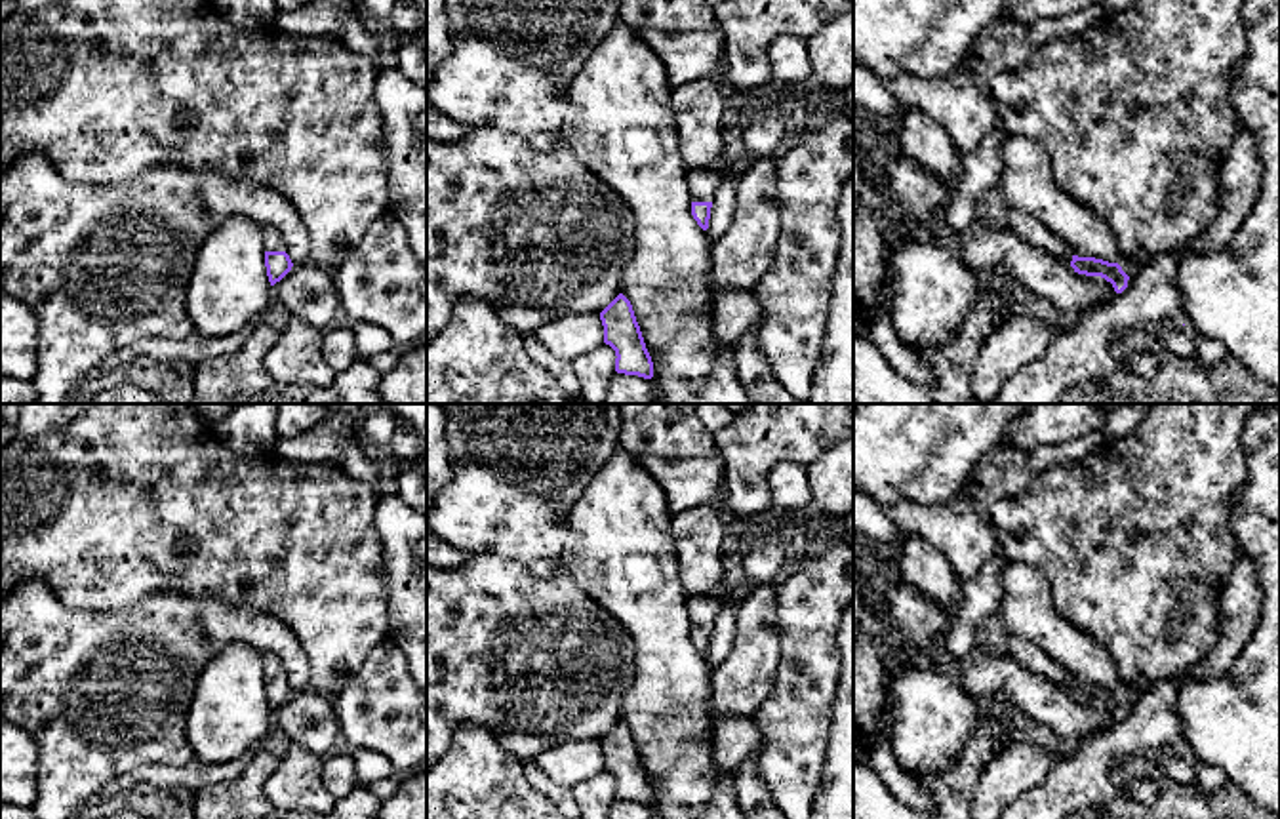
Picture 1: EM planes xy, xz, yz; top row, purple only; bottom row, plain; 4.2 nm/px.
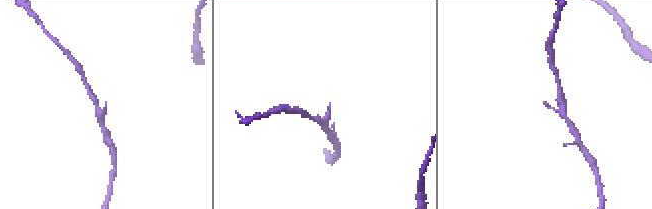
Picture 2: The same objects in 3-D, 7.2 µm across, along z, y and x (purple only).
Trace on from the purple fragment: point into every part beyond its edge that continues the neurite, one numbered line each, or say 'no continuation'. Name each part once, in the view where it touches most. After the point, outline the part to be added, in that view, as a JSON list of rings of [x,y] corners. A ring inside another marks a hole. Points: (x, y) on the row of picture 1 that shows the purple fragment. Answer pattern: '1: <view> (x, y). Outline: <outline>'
1: xy (273, 240). Outline: [[[263,227],[265,232],[265,251],[286,251],[286,244],[282,236],[274,230],[274,227]]]

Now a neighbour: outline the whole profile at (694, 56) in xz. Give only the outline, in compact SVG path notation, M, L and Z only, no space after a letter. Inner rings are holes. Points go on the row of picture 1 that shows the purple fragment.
M718 23L693 32L638 29L638 34L663 61L674 88L722 78L724 32Z

